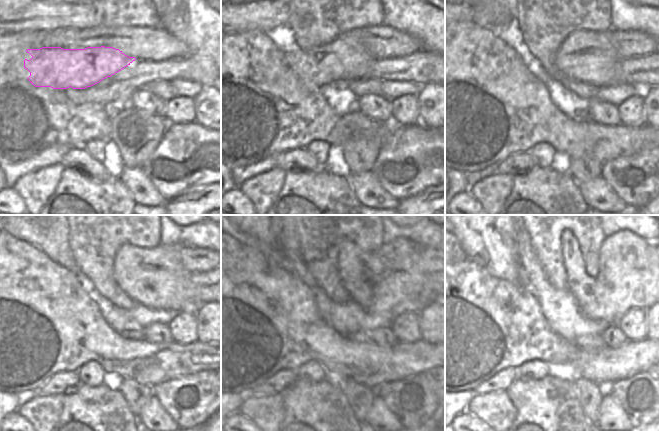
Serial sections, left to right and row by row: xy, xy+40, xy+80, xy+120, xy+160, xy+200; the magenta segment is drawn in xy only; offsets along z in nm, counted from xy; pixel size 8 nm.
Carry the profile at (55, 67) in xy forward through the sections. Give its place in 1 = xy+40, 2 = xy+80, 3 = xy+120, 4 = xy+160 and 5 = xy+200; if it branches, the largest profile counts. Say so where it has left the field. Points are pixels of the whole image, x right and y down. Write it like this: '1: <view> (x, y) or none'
1: xy+40 (344, 59)
2: xy+80 (588, 56)
3: xy+120 (155, 278)
4: xy+160 (390, 278)
5: xy+200 (630, 274)

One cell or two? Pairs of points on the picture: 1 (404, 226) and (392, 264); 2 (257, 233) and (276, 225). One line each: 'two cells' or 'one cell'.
1: two cells
2: one cell

